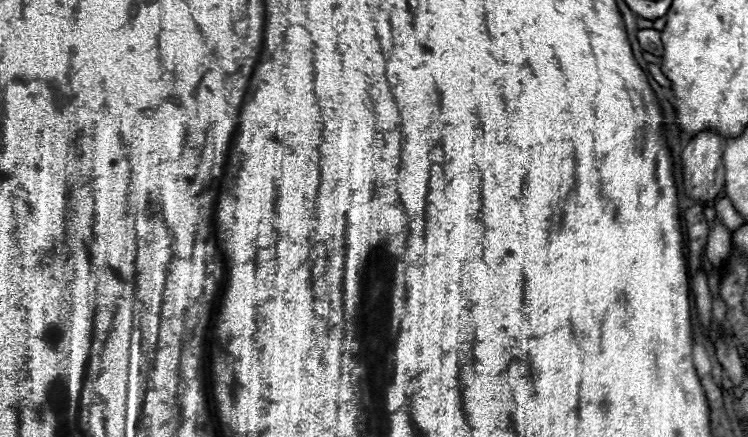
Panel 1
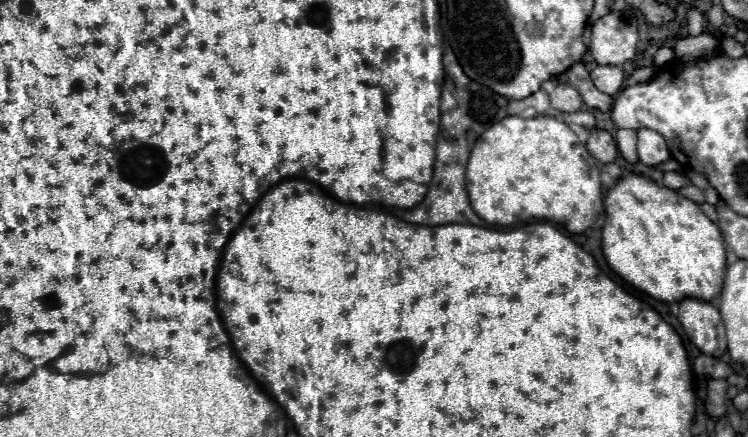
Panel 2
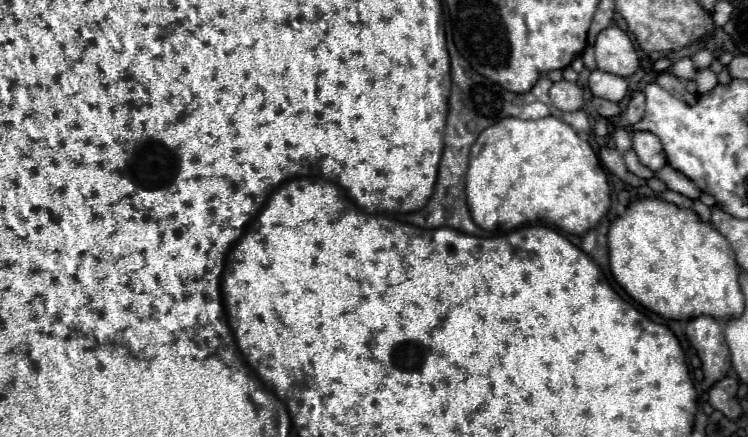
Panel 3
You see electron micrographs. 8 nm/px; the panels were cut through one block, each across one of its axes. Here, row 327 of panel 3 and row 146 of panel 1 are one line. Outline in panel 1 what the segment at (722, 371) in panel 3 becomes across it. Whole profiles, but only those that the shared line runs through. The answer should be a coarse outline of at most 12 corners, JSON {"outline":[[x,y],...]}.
{"outline":[[696,134],[682,152],[684,192],[710,202],[724,188],[724,138]]}

